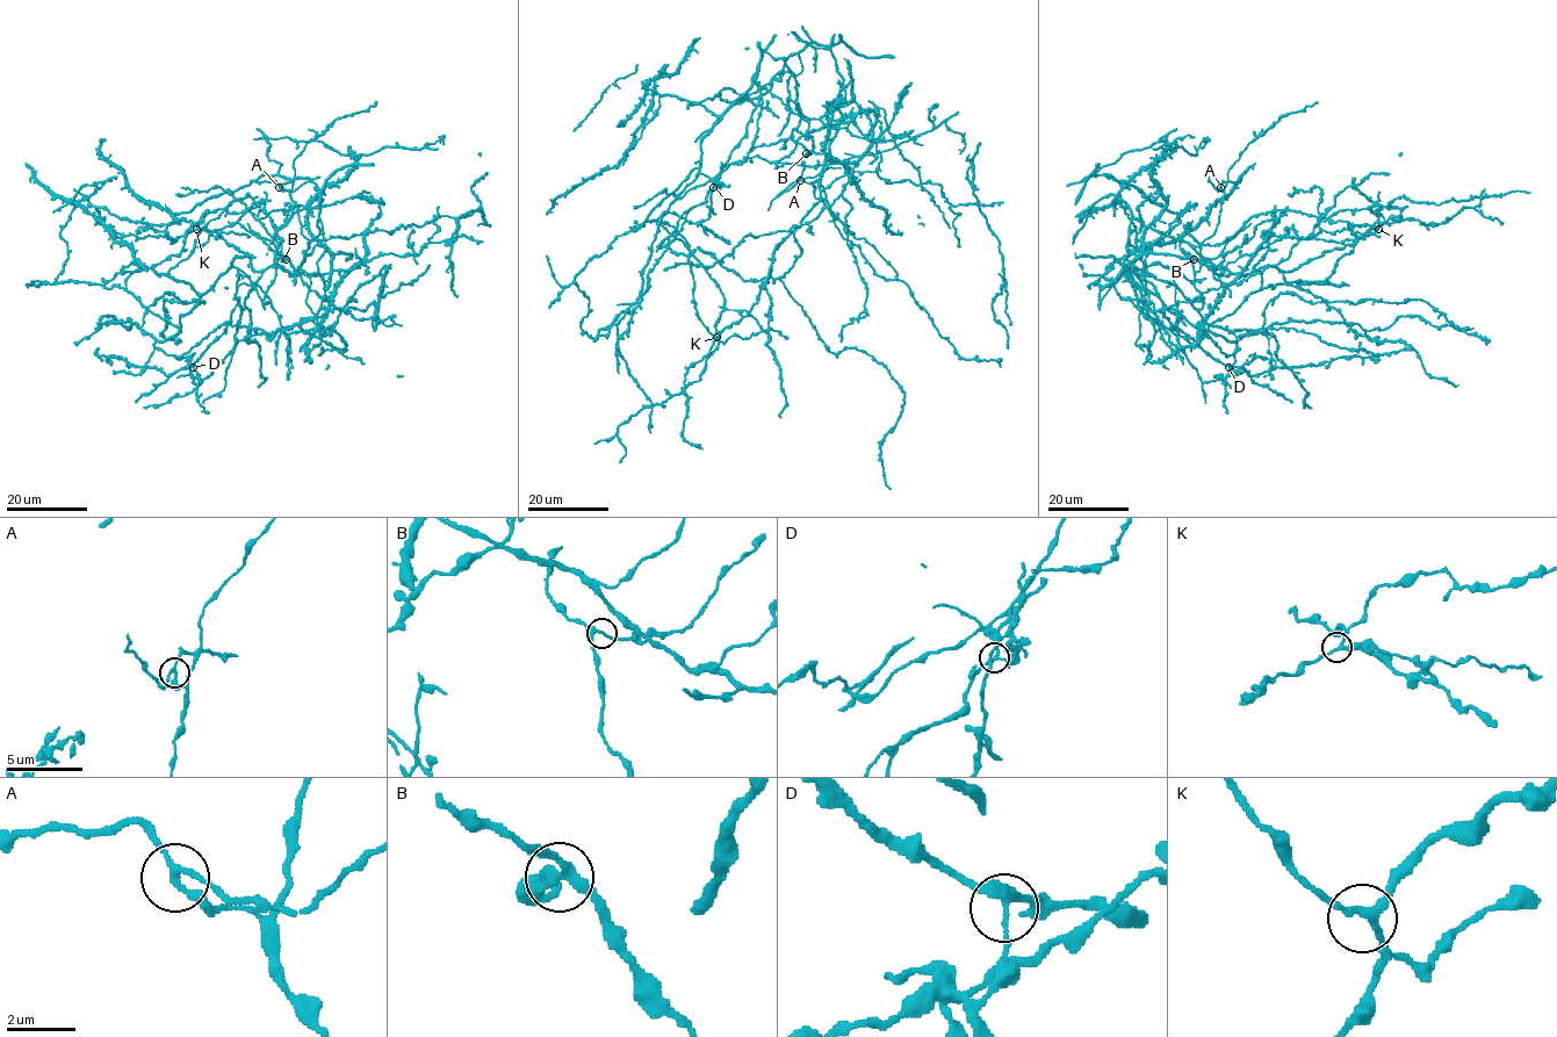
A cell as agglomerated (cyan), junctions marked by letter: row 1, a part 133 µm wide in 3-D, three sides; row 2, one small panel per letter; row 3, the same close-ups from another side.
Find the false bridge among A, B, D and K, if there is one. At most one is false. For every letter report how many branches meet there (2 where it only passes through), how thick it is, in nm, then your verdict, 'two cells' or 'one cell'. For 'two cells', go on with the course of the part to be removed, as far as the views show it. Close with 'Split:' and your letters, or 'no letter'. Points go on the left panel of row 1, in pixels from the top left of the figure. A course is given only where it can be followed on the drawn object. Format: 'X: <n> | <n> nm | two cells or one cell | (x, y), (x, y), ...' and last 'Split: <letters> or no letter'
A: 3 | 180 nm | two cells | (279, 187), (294, 192), (319, 178)
B: 3 | 200 nm | one cell
D: 3 | 220 nm | one cell
K: 3 | 200 nm | one cell
Split: A

